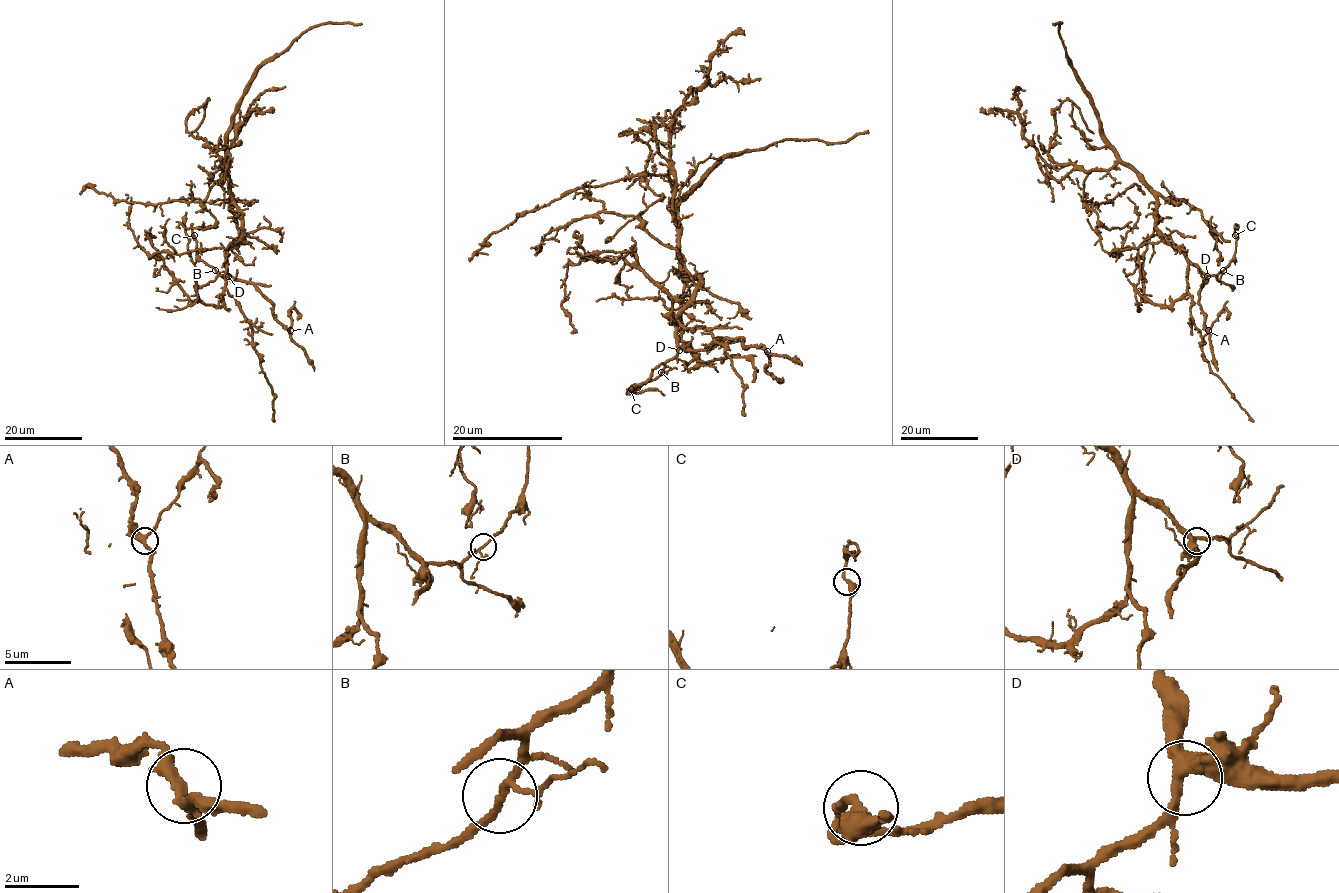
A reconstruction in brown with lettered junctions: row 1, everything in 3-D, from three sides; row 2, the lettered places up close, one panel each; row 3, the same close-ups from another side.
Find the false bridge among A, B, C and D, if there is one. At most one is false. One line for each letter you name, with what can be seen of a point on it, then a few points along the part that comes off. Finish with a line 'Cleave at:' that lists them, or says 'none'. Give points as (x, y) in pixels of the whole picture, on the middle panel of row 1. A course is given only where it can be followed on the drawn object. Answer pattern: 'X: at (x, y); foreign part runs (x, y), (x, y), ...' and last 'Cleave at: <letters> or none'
Cleave at: none

